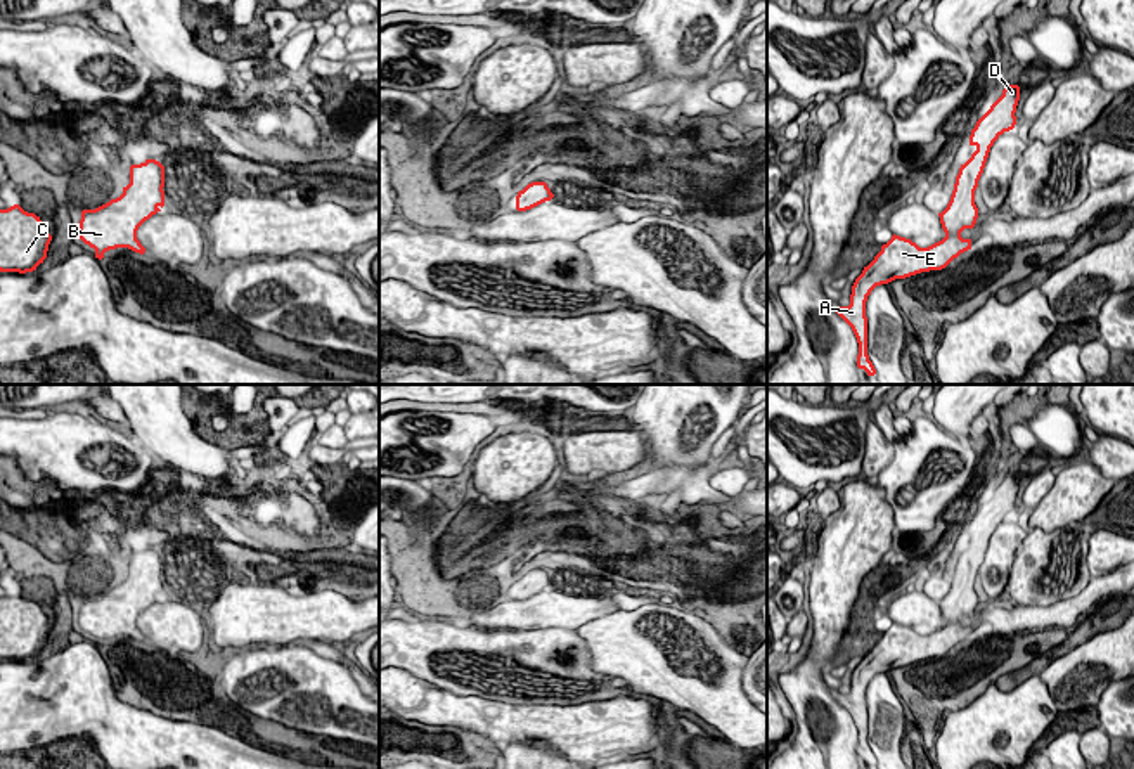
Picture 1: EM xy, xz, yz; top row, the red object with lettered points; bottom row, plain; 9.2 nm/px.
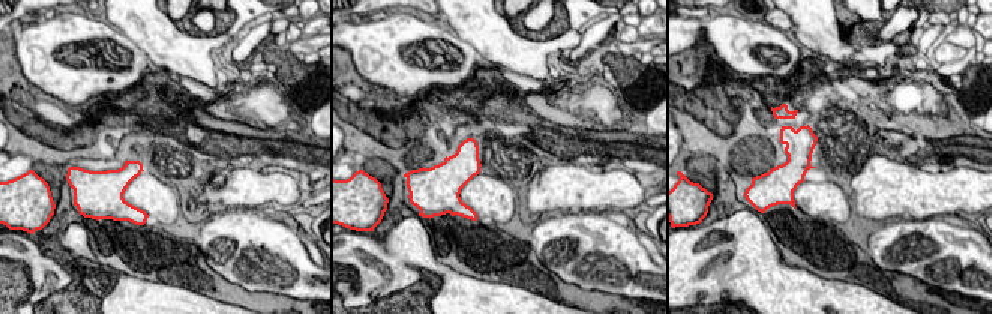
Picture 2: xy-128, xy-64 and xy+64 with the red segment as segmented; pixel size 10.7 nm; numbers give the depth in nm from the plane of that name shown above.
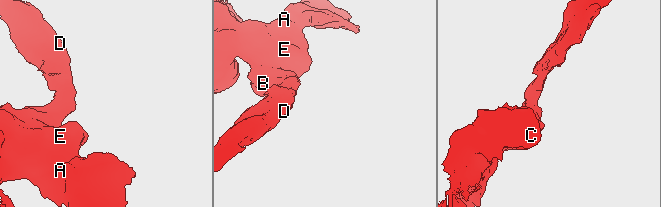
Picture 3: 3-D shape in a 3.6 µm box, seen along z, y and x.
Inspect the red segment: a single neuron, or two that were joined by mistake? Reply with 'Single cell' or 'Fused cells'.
Single cell

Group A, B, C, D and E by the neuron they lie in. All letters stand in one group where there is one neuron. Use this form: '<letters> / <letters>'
A B C D E

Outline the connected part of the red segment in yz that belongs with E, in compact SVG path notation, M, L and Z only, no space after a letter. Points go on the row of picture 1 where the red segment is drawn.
M1009 85L990 109L976 121L970 135L970 145L976 151L961 165L956 177L954 191L947 208L938 213L945 237L928 248L919 248L911 239L892 236L881 246L874 260L864 267L855 279L848 307L834 308L836 313L852 327L857 343L857 367L867 376L874 376L876 369L867 355L867 317L866 301L876 286L888 284L895 279L905 279L921 272L942 270L961 253L971 249L971 239L963 239L964 229L973 229L978 218L975 204L975 191L983 173L990 147L1004 133L1016 125L1016 106L1020 100L1020 87Z

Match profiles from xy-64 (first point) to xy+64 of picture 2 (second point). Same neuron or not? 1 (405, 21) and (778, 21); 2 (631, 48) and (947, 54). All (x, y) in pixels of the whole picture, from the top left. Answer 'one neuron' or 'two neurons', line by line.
1: two neurons
2: one neuron

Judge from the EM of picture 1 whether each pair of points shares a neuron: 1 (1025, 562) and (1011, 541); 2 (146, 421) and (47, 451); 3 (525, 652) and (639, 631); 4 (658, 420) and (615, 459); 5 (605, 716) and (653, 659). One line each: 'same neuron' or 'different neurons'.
1: different neurons
2: different neurons
3: different neurons
4: different neurons
5: different neurons

